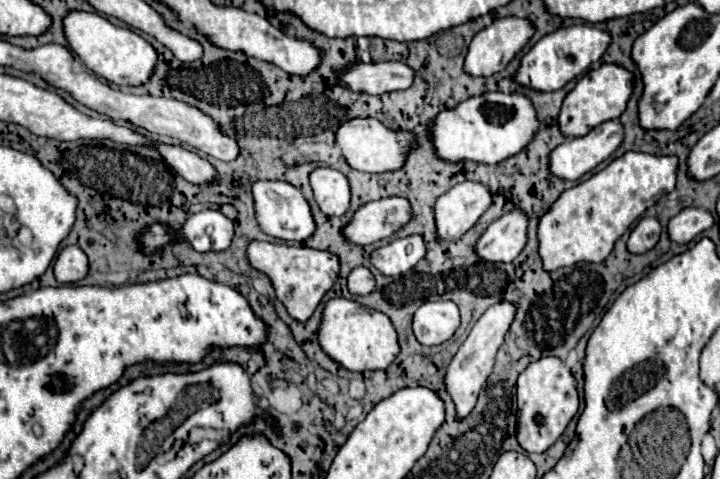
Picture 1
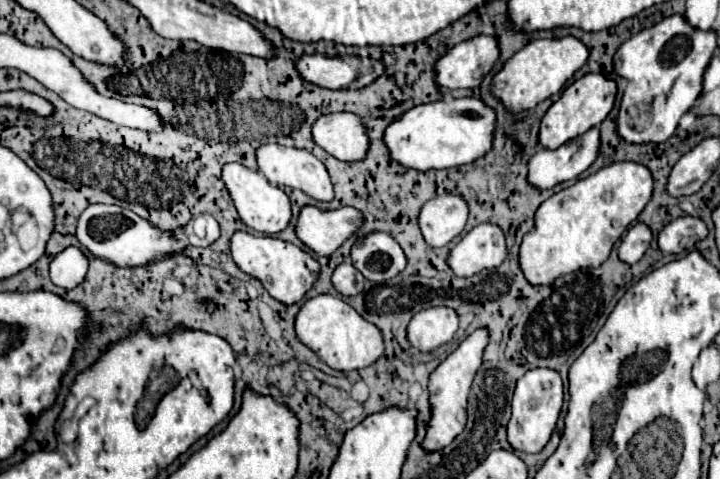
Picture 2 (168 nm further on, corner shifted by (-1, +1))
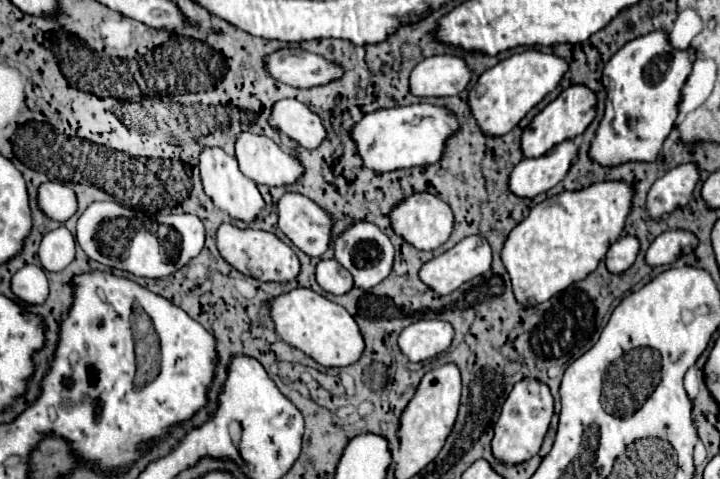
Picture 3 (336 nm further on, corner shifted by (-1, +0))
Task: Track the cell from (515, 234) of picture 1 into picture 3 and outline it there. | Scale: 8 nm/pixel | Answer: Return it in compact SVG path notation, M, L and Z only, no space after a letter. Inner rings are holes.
M467 236L465 240L455 244L451 250L447 250L441 256L425 262L419 270L419 278L435 294L445 296L445 294L451 294L453 290L457 290L463 282L487 272L489 268L491 268L491 248L489 248L487 240L483 236Z

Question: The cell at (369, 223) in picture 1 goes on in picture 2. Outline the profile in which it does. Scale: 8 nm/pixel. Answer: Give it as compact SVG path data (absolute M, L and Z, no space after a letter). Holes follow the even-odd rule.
M303 207L295 233L317 255L331 255L361 229L363 221L363 213L355 207L341 207L335 211Z

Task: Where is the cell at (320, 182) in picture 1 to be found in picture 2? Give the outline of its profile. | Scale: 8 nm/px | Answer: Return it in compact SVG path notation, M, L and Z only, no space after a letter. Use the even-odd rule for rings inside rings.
M269 143L269 145L263 145L263 147L257 151L257 161L259 161L259 171L261 171L271 183L287 185L287 187L293 187L293 189L301 189L301 191L305 191L307 195L311 195L313 199L323 201L323 203L329 203L329 201L333 201L333 197L335 197L333 183L331 183L331 177L329 177L329 173L327 173L327 167L325 167L317 157L313 157L309 151Z

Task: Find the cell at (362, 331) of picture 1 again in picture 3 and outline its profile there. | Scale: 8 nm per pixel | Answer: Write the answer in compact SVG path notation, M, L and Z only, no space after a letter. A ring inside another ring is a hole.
M295 288L287 294L275 296L267 300L271 308L271 320L275 324L277 336L311 356L317 364L327 368L349 366L363 354L363 336L353 320L353 316L339 304L327 300L325 296L309 290L309 288Z

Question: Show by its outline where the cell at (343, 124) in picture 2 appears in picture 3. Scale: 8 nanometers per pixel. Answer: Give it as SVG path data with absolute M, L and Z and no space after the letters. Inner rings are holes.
M279 100L269 114L269 126L303 148L317 148L325 136L319 116L297 100Z

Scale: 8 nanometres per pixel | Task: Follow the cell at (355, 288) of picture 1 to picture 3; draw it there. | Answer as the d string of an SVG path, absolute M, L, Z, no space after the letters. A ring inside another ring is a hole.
M321 260L315 266L317 284L331 294L345 294L353 288L351 274L337 260Z

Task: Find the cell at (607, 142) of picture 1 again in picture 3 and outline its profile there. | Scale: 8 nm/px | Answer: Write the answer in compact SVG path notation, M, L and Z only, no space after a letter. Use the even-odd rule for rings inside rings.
M571 140L557 144L551 152L539 158L523 158L509 176L509 190L521 198L535 198L563 180L577 146Z

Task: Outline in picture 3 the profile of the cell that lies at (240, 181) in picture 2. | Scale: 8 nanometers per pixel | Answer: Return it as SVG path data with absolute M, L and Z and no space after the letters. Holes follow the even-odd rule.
M215 146L205 148L199 152L199 170L201 170L201 182L203 182L205 194L211 198L211 202L217 208L225 210L231 218L251 222L265 208L265 202L257 190L257 184L253 180L247 180L247 176L239 172L239 166L235 164L235 156L229 156L227 152Z

